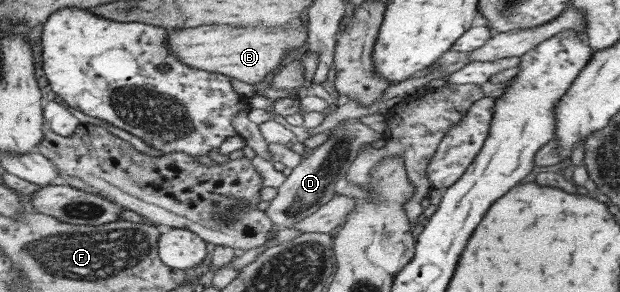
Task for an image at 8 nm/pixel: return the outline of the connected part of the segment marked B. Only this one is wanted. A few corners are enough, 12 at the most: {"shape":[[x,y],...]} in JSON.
{"shape":[[306,21],[167,30],[183,64],[255,85],[305,46]]}

